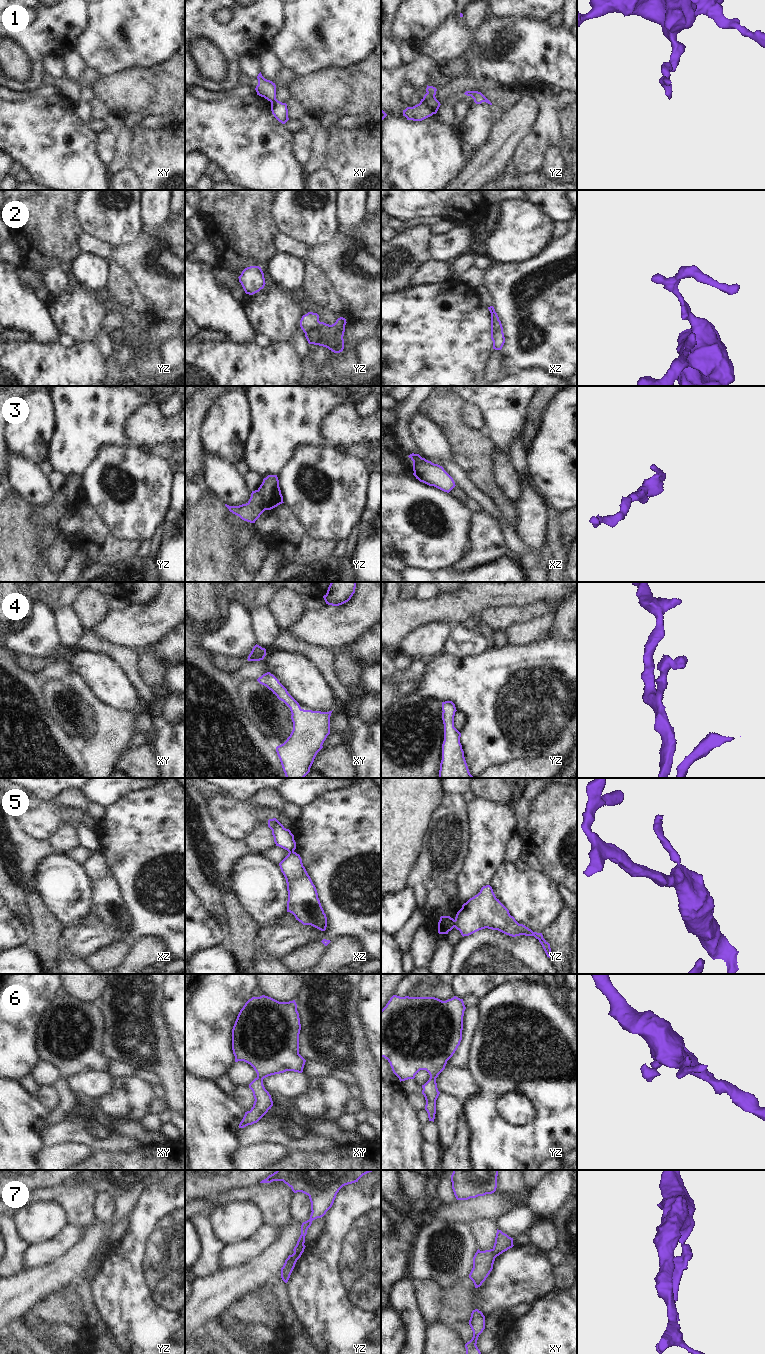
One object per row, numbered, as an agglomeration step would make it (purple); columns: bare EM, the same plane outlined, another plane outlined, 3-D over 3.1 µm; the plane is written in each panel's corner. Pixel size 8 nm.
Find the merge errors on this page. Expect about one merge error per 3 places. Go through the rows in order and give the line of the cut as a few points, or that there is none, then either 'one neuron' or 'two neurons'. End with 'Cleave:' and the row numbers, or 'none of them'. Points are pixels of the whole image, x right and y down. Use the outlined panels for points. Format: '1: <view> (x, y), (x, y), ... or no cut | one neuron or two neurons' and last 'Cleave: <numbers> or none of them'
1: yz (434, 95), (423, 99) | two neurons
2: yz (319, 321), (315, 328), (310, 329), (305, 334) | two neurons
3: no cut | one neuron
4: no cut | one neuron
5: yz (453, 920), (454, 926) | two neurons
6: no cut | one neuron
7: yz (292, 1255), (287, 1266), (281, 1272) | two neurons
Cleave: 1, 2, 5, 7

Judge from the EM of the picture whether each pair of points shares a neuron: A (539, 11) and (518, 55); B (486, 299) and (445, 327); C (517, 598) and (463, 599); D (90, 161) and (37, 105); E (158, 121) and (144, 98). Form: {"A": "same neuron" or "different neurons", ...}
{"A": "different neurons", "B": "different neurons", "C": "same neuron", "D": "same neuron", "E": "different neurons"}

